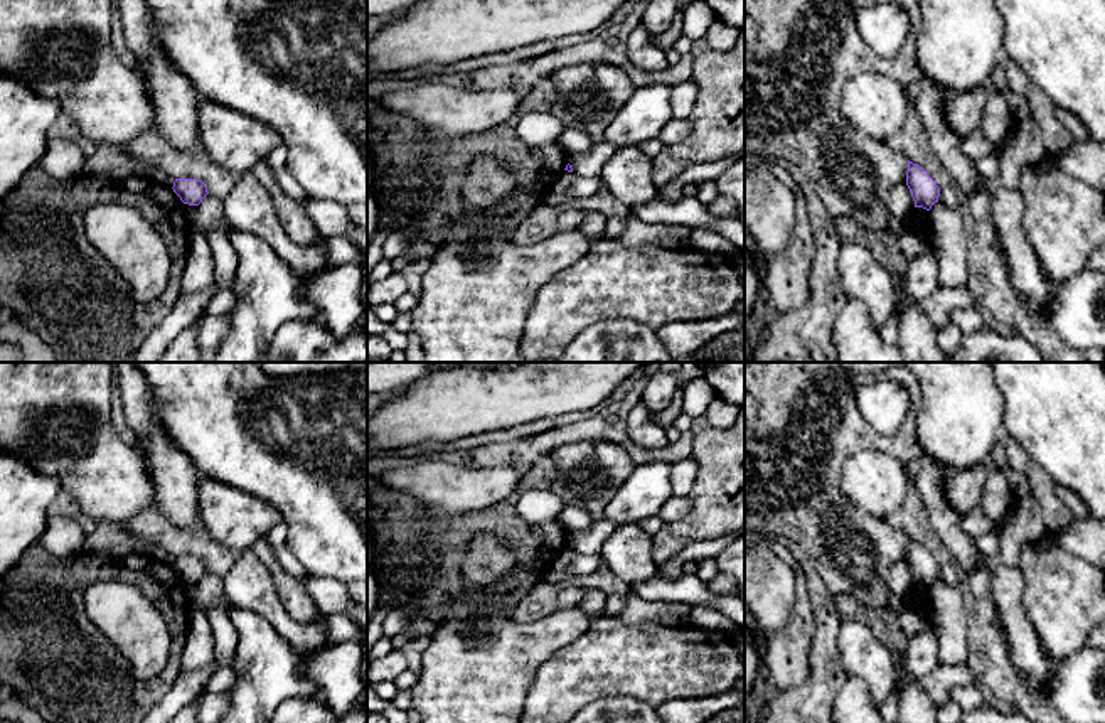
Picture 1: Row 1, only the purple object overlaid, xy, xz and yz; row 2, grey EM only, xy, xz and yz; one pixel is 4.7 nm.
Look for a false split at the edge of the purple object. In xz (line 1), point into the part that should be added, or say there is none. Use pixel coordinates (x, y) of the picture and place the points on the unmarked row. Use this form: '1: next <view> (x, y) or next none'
1: next none

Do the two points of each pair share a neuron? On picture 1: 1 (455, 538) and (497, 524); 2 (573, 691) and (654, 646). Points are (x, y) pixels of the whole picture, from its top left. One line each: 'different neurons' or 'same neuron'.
1: same neuron
2: same neuron

